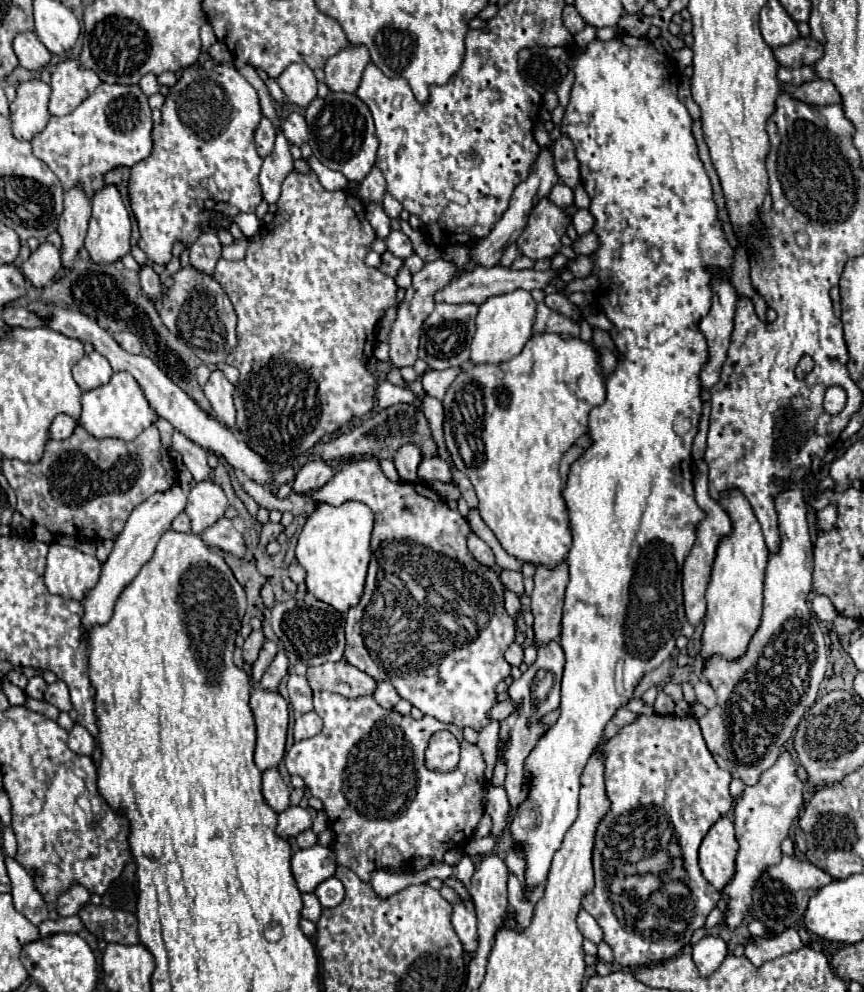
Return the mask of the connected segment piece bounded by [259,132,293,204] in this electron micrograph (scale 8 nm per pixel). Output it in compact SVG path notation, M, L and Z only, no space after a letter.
M279 132L271 154L265 156L265 160L263 160L261 174L259 174L259 184L263 188L265 202L275 204L279 200L281 184L291 172L293 172L293 156L289 150L289 142L283 136L283 132Z

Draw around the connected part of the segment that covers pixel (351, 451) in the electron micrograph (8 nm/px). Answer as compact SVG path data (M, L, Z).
M397 404L391 408L385 408L381 412L377 412L373 418L365 420L361 426L353 428L349 434L343 434L341 438L335 438L331 442L317 442L317 446L313 446L309 452L323 458L325 462L331 460L357 460L363 456L375 456L375 458L389 458L393 460L395 452L399 446L407 444L407 442L415 442L419 444L423 456L435 456L437 448L431 440L431 432L427 426L427 420L423 416L423 412L415 410L409 404Z

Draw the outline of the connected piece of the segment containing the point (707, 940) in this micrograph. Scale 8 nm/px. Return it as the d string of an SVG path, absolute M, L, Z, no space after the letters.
M705 936L693 944L693 962L697 964L701 976L713 974L727 956L727 944L721 936Z

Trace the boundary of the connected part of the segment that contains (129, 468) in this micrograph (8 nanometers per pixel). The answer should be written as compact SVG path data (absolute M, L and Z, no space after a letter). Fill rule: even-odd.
M153 424L143 430L133 442L121 440L97 440L87 434L81 426L75 428L73 436L67 440L49 440L45 446L45 456L37 464L27 464L21 460L1 460L1 470L9 486L17 494L17 512L27 520L45 526L55 536L77 536L81 540L115 540L131 510L145 502L157 492L169 490L177 484L177 468L171 454L159 440L159 430Z

